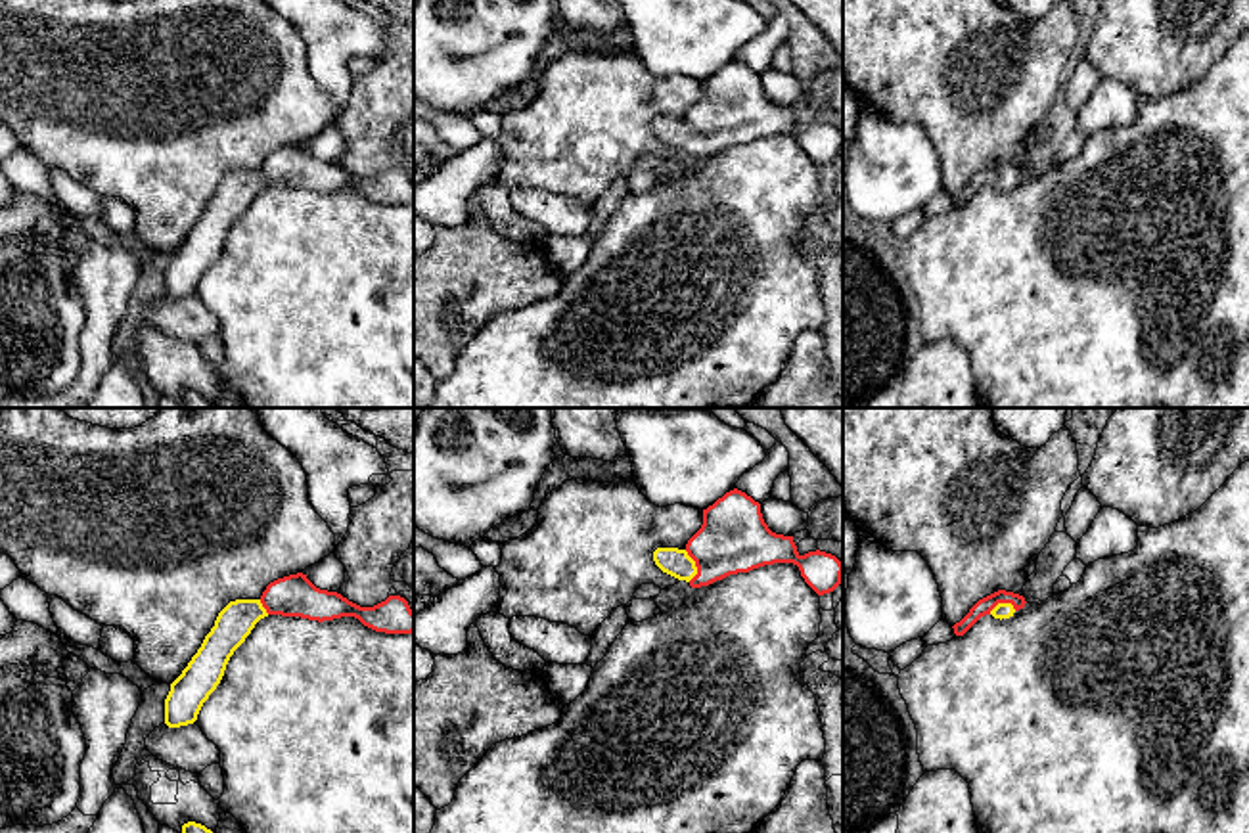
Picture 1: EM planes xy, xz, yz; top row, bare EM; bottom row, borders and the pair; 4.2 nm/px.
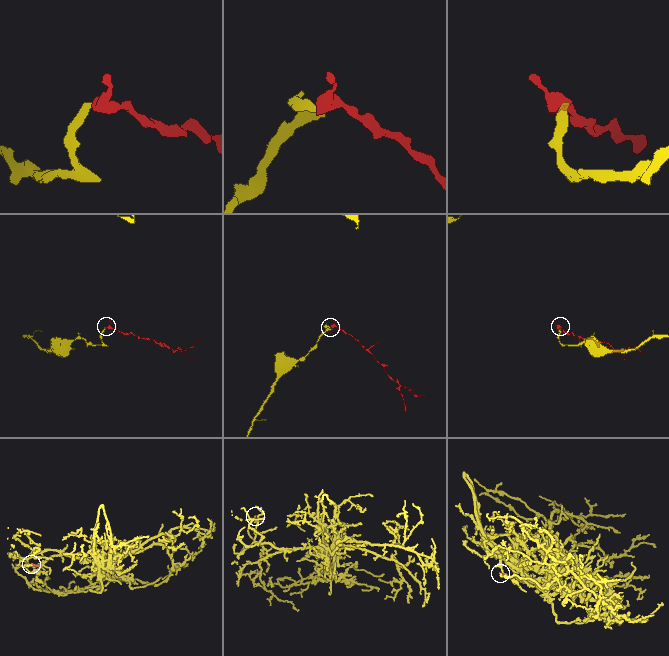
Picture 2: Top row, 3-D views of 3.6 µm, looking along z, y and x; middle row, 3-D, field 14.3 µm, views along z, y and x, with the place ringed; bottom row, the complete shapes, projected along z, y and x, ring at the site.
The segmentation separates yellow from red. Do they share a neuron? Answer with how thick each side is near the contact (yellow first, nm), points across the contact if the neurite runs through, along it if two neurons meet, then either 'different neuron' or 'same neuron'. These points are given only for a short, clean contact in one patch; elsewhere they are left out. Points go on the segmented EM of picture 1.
120/280 nm | across xz (675, 562), (694, 565), (734, 539) | same neuron

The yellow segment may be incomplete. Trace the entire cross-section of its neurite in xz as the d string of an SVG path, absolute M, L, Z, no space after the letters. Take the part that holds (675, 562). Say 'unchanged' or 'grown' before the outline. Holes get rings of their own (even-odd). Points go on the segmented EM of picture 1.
grown; M734 488L703 509L701 529L684 550L657 548L655 565L692 588L709 586L730 574L793 563L805 582L818 594L829 594L841 584L843 563L826 552L801 555L793 536L776 534L762 519L761 504Z

